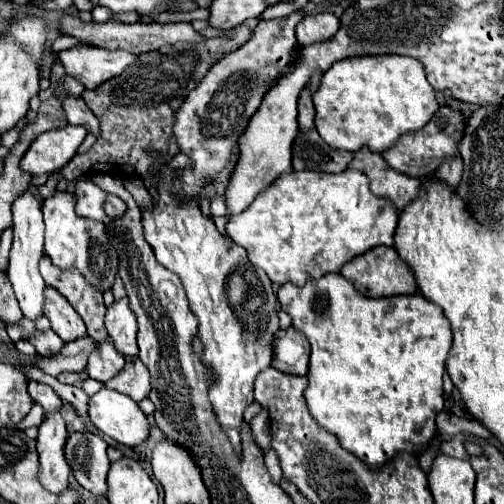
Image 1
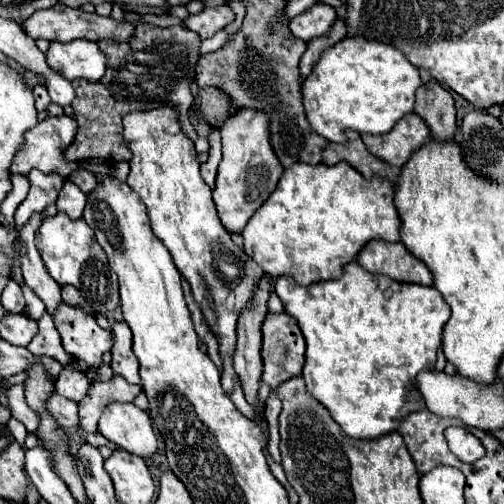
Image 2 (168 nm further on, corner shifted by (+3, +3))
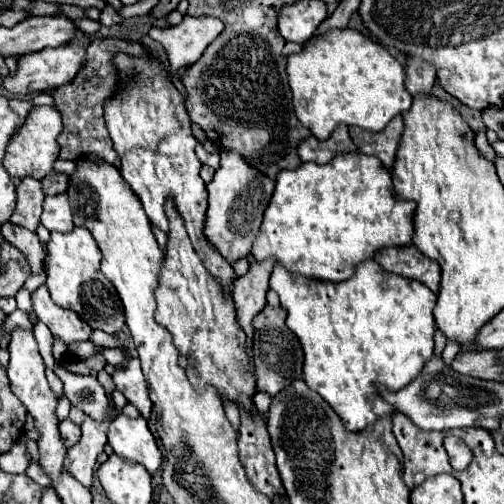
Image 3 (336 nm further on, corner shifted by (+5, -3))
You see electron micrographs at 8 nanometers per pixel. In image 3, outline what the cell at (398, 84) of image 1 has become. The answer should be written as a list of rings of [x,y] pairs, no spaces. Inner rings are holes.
[[[351,28],[331,30],[331,34],[307,42],[303,52],[289,58],[287,74],[297,118],[321,142],[339,124],[379,132],[391,118],[407,112],[413,102],[405,88],[403,66],[385,46]]]

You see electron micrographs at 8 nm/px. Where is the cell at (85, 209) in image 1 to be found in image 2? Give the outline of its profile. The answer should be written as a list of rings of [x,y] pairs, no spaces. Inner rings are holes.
[[[65,182],[55,204],[57,204],[57,212],[65,212],[71,220],[79,220],[83,214],[85,202],[87,202],[87,196],[73,182]]]

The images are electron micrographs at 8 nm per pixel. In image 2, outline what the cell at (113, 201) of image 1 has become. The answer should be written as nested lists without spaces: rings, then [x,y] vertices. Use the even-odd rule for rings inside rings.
[[[77,170],[77,172],[69,174],[67,180],[73,182],[73,184],[77,184],[85,194],[91,192],[93,188],[97,188],[97,178],[95,178],[95,174],[93,174],[93,172],[87,172],[87,170]]]

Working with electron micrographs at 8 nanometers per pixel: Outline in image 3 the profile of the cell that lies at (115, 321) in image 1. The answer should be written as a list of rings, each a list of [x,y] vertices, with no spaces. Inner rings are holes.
[[[133,358],[129,360],[127,368],[117,368],[113,372],[113,382],[115,386],[125,394],[125,398],[141,410],[143,418],[149,418],[151,414],[151,400],[147,394],[147,382],[143,378],[139,360]]]

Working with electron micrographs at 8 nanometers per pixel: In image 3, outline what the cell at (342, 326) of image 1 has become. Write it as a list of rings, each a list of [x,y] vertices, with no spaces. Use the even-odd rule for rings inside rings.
[[[373,260],[357,264],[355,274],[349,280],[337,284],[293,276],[277,264],[271,274],[271,288],[279,294],[281,306],[287,310],[289,330],[299,338],[303,346],[303,380],[325,402],[329,402],[329,406],[337,412],[349,432],[361,432],[377,418],[383,418],[395,410],[381,398],[377,384],[383,384],[387,390],[397,392],[411,380],[415,380],[433,356],[433,308],[437,296],[417,280],[385,272]]]

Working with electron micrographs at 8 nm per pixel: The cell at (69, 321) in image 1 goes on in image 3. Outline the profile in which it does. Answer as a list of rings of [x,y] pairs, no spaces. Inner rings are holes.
[[[5,222],[3,224],[3,230],[1,230],[3,238],[13,244],[17,250],[21,250],[21,254],[25,256],[29,268],[31,268],[31,274],[41,274],[43,270],[43,258],[45,258],[45,250],[39,242],[39,236],[27,228],[21,228],[21,226],[15,226],[11,222]]]

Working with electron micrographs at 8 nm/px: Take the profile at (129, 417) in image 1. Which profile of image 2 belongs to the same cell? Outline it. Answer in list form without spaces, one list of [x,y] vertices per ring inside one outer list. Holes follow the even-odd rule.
[[[109,404],[99,420],[101,434],[121,450],[149,458],[157,452],[157,438],[147,412],[135,404]]]

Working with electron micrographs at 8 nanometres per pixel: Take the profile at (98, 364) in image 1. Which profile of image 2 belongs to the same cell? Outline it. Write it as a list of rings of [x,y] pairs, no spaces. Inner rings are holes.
[[[61,302],[53,312],[55,326],[61,334],[61,344],[67,354],[85,360],[89,366],[101,364],[101,356],[111,350],[111,332],[103,330],[95,316],[85,316],[81,308],[71,308]]]

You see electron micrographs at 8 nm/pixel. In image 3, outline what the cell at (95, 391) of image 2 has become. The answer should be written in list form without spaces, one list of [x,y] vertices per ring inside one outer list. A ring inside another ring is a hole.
[[[109,400],[109,404],[109,414],[103,420],[93,420],[91,416],[85,416],[81,424],[81,440],[67,450],[67,470],[71,470],[71,474],[75,474],[75,478],[79,478],[79,482],[83,482],[83,486],[87,488],[91,486],[97,456],[107,444],[107,426],[119,416],[113,400]]]

